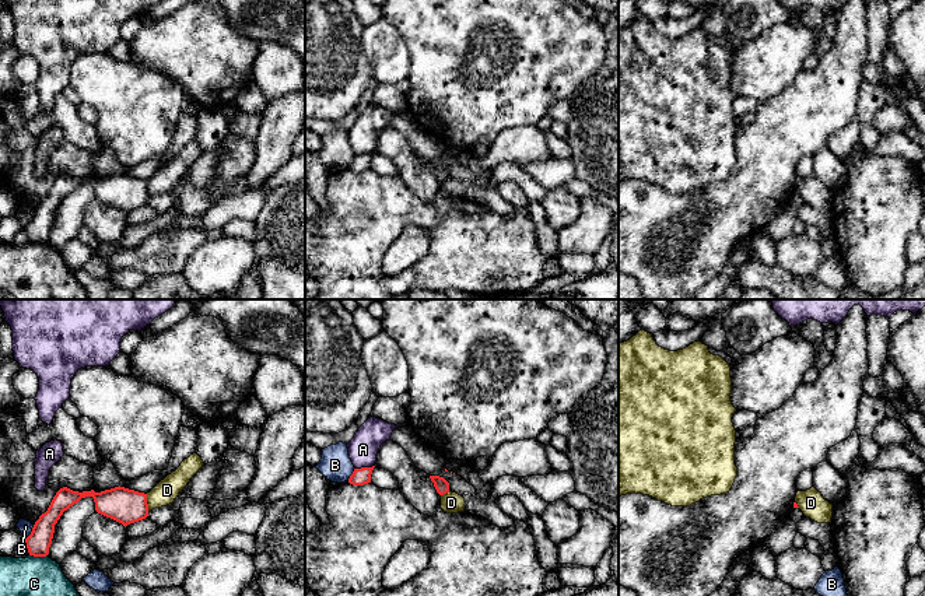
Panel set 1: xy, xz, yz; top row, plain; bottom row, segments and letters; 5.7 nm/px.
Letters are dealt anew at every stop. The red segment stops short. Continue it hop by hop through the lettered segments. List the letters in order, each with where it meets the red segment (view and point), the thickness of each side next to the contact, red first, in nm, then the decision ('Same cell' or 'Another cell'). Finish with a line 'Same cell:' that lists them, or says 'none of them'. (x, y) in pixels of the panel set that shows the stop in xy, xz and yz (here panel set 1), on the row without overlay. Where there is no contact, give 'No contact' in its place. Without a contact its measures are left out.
A: Touches red at xz (364, 154). Thickness 100 nm (red) against 170 nm. Another cell
B: Touches red at xy (31, 218). Thickness 140 nm (red) against 80 nm. Another cell
C: Touches red at xy (38, 242). Thickness 140 nm (red) against 420 nm. Another cell
D: Touches red at xy (146, 189). Thickness 200 nm (red) against 140 nm. Another cell
Same cell: none of them

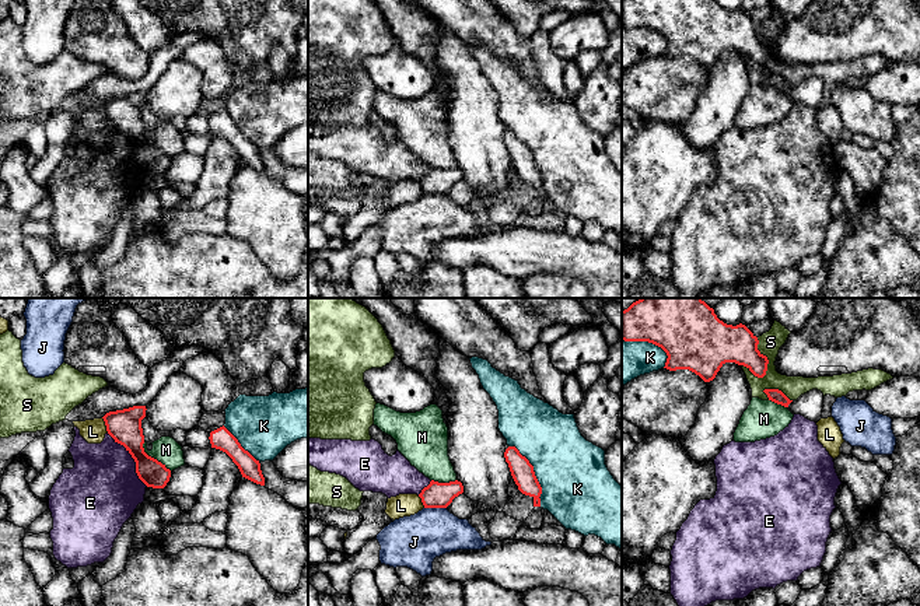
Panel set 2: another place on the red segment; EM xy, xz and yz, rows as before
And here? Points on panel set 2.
E: Touches red at xy (132, 143). Thickness 190 nm (red) against 420 nm. Another cell
J: Touches red at xz (436, 193). Thickness 150 nm (red) against 300 nm. Another cell
K: Touches red at xz (534, 160). Thickness 130 nm (red) against 400 nm. Another cell
L: Touches red at xy (105, 111). Thickness 190 nm (red) against 140 nm. Another cell
M: Touches red at xy (153, 144). Thickness 190 nm (red) against 150 nm. Another cell
S: Touches red at yz (766, 45). Thickness 220 nm (red) against 130 nm. Another cell
Same cell: none of them

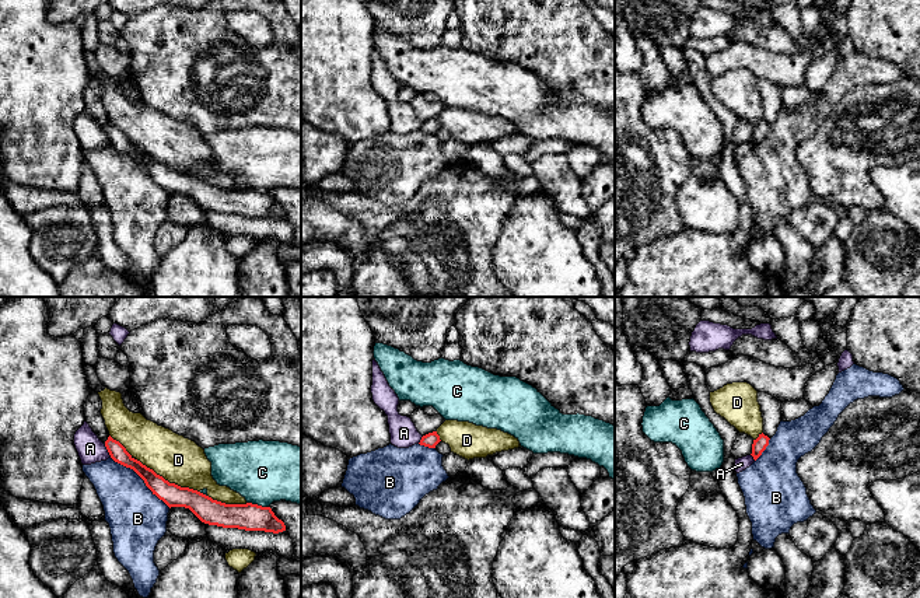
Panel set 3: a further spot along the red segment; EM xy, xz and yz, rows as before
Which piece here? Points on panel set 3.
A: Touches red at xy (108, 137). Thickness 100 nm (red) against 150 nm. Another cell
B: Touches red at xy (142, 164). Thickness 130 nm (red) against 340 nm. Another cell
C: Touches red at xy (256, 191). Thickness 160 nm (red) against 360 nm. Another cell
D: Touches red at xy (167, 167). Thickness 140 nm (red) against 260 nm. Another cell
Same cell: none of them

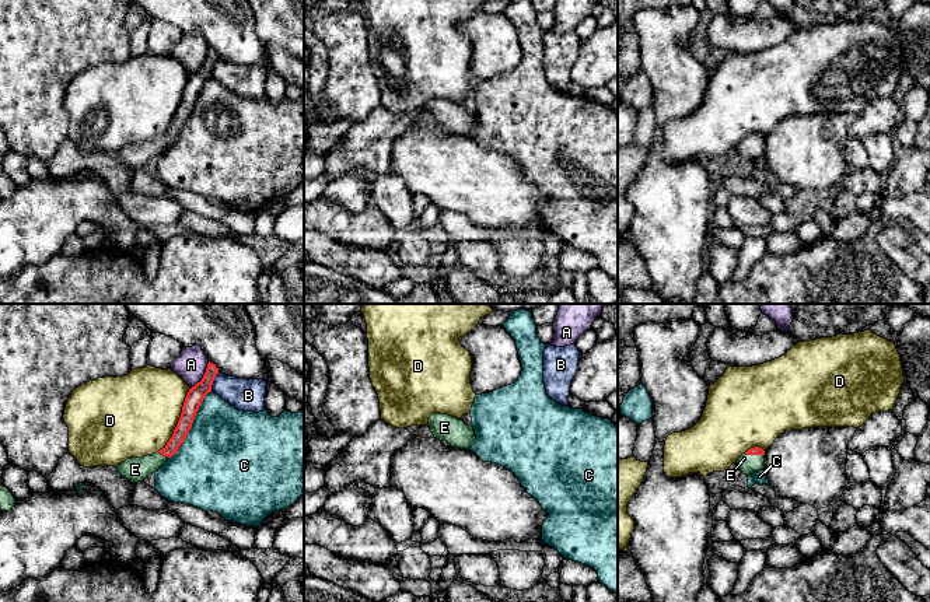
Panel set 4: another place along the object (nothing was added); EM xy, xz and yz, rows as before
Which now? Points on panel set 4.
A: Touches red at xy (203, 62). Thickness 100 nm (red) against 180 nm. Another cell
B: Touches red at xy (213, 66). Thickness 100 nm (red) against 190 nm. Another cell
C: Touches red at xy (191, 111). Thickness 100 nm (red) against 480 nm. Another cell
D: Touches red at xy (178, 107). Thickness 100 nm (red) against 480 nm. Another cell
E: Touches red at yz (755, 140). Thickness 50 nm (red) against 110 nm. Same cell
Same cell: E

